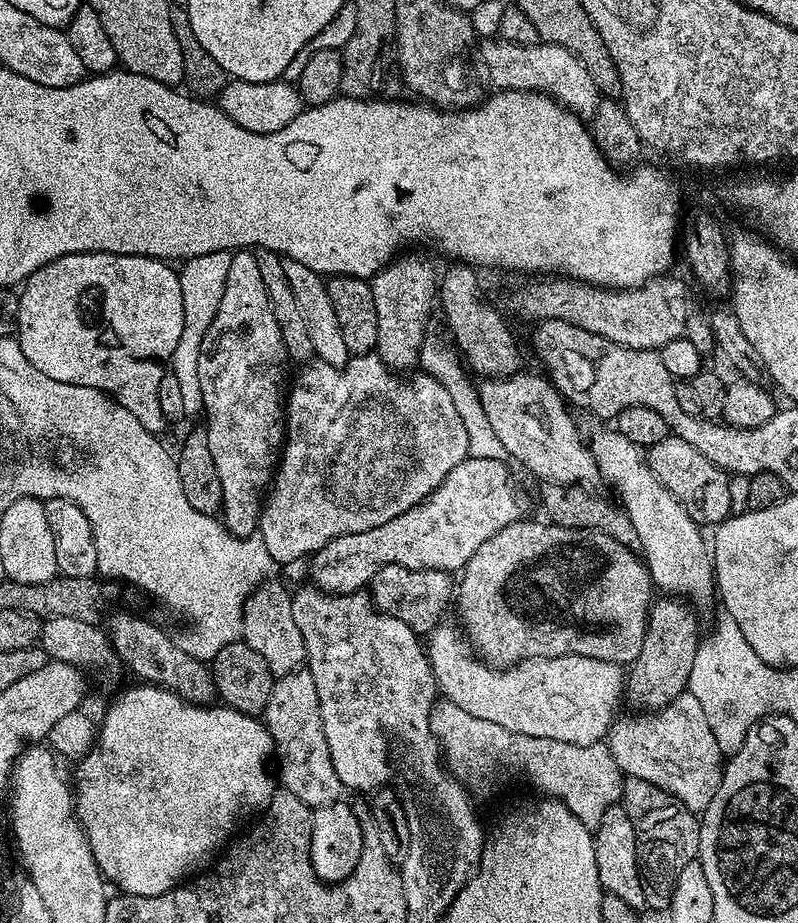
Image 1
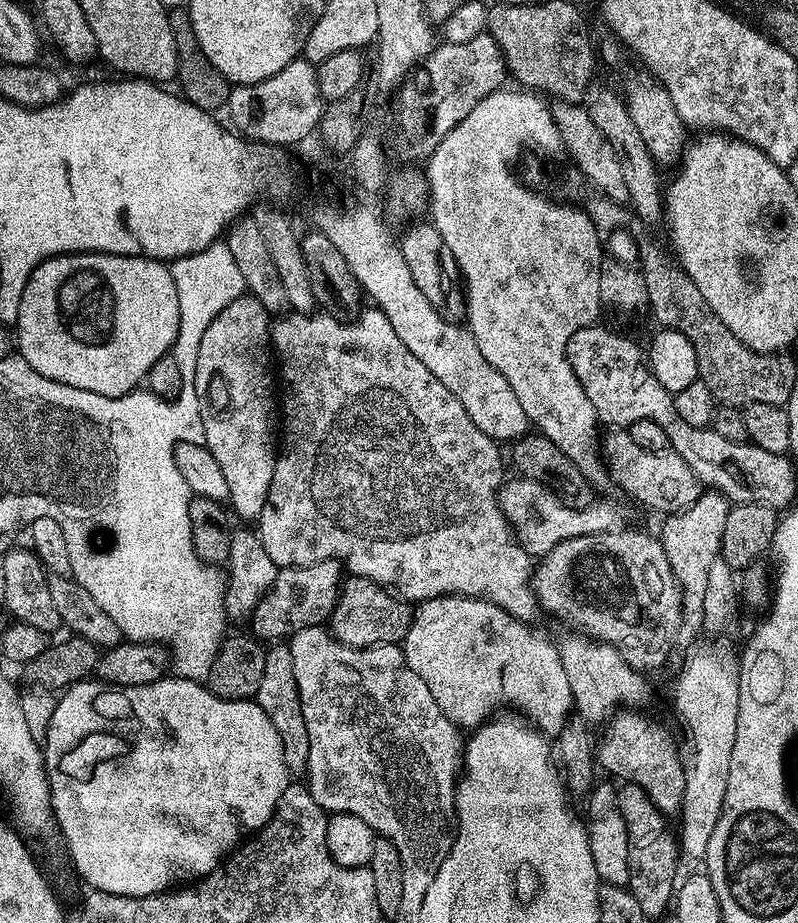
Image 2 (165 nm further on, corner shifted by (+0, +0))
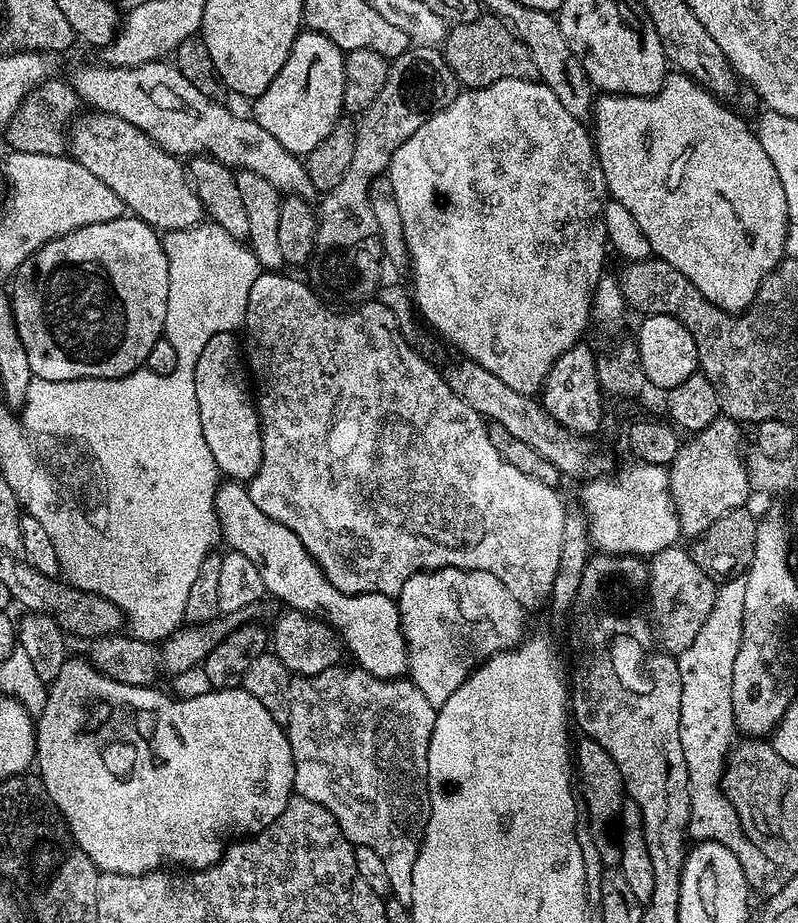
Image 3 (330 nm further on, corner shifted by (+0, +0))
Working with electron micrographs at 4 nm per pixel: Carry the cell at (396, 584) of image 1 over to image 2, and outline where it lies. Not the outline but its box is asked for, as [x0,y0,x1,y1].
[330,575,414,648]

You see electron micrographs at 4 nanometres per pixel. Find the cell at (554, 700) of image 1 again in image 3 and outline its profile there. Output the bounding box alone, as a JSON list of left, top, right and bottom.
[398,568,525,709]

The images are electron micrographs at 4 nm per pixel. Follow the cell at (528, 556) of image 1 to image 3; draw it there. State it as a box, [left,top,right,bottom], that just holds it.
[646,546,717,654]

